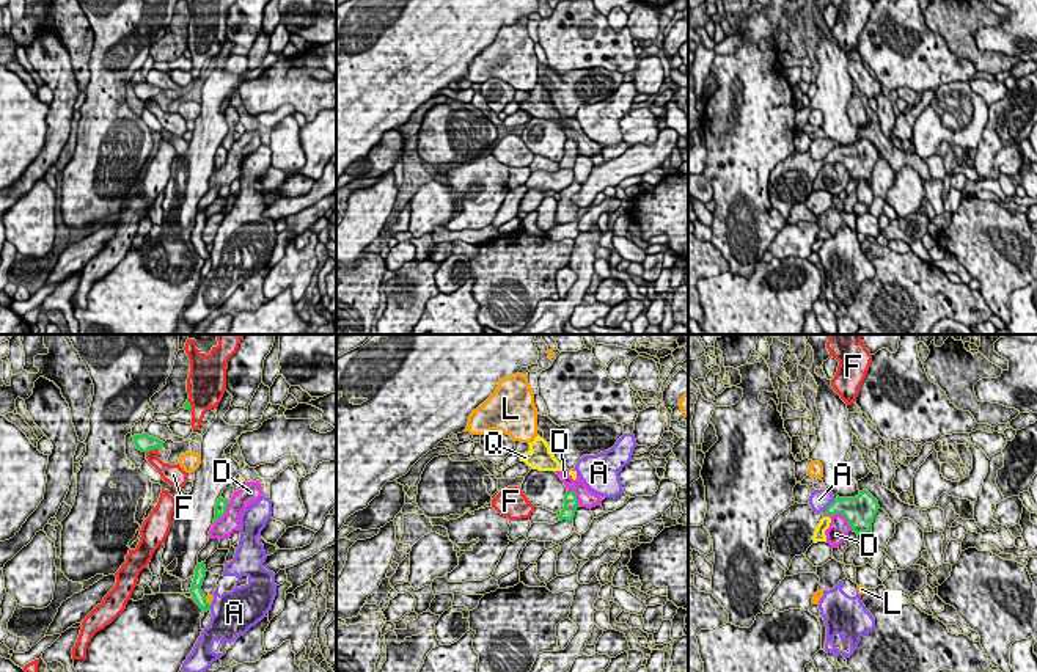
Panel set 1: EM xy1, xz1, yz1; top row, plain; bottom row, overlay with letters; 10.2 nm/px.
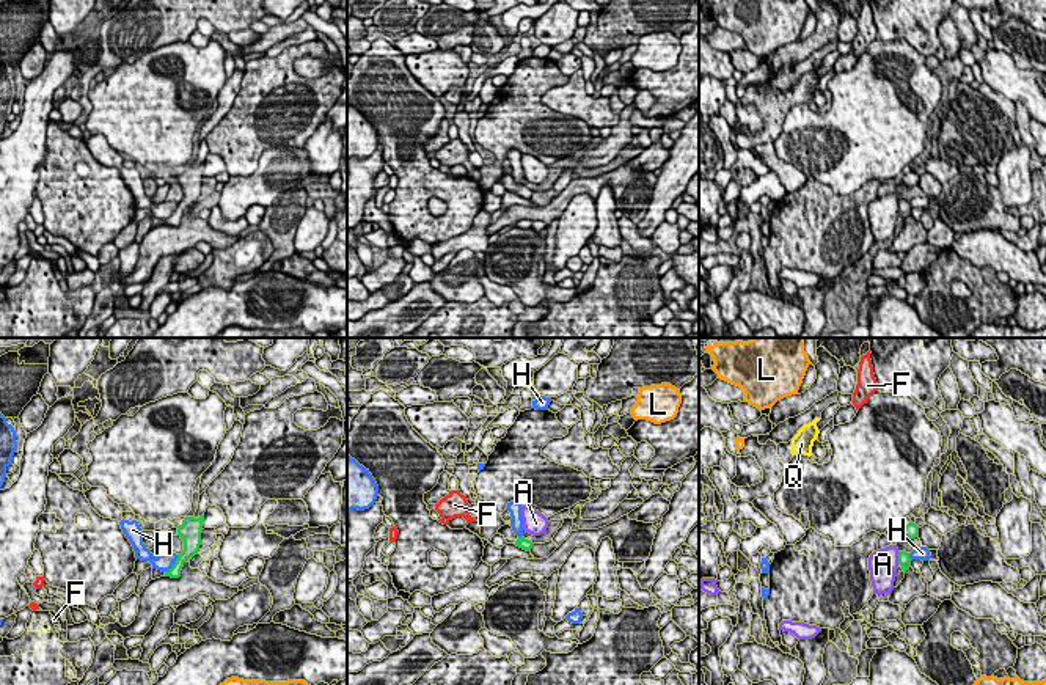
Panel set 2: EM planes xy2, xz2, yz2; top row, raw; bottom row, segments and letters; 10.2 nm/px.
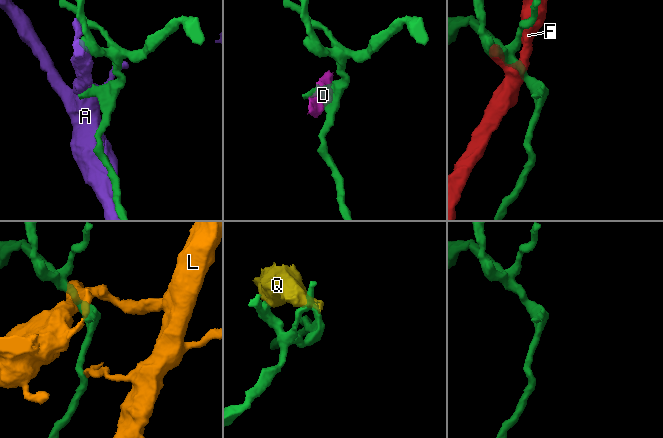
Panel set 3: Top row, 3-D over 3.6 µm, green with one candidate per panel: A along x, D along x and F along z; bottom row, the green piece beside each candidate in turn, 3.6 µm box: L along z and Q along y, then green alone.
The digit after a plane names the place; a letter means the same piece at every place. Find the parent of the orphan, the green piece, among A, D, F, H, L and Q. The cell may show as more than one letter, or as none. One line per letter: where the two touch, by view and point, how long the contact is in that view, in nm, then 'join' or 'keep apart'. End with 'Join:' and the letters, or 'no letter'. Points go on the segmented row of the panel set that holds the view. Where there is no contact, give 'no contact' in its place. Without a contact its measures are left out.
A: contact yz1 (828, 506); length 200 nm; keep apart
D: contact yz1 (841, 512); length 340 nm; keep apart
F: contact xy1 (151, 449); length 140 nm; keep apart
H: contact xy2 (173, 564); length 240 nm; keep apart
L: contact xy1 (206, 602); length 110 nm; keep apart
Q: contact xz1 (561, 467); length 100 nm; keep apart
Join: no letter

